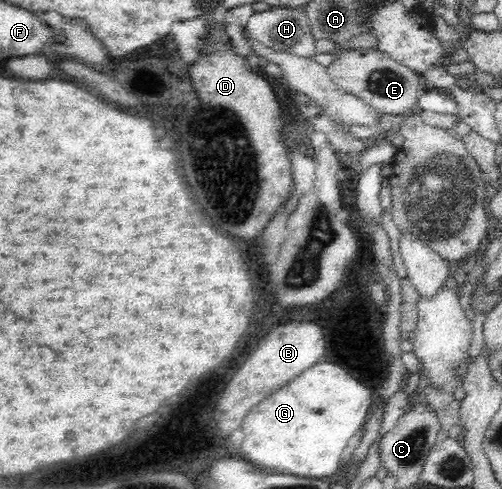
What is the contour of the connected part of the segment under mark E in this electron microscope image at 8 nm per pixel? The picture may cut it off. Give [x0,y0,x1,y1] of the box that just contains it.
[327,48,424,115]

